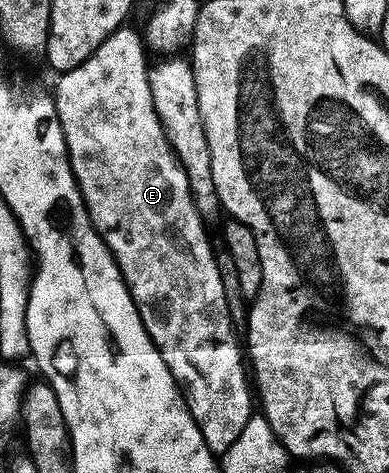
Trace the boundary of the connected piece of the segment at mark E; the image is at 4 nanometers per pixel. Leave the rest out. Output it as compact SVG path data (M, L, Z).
M127 28L114 29L101 43L101 47L97 47L97 51L93 51L93 55L89 55L89 59L85 59L85 63L73 67L67 73L58 74L57 80L59 82L56 83L55 89L53 88L55 110L59 116L61 131L65 135L67 154L71 160L73 175L77 179L83 202L89 211L91 225L109 247L109 251L121 271L123 281L129 287L129 295L133 295L133 303L141 315L141 323L145 323L145 331L149 331L149 339L153 339L153 343L161 351L161 359L165 359L165 363L171 374L175 376L176 381L179 382L180 386L185 387L187 406L201 431L201 435L205 435L205 443L209 447L209 451L221 455L229 447L233 447L237 435L241 435L241 431L245 431L245 423L249 423L249 419L253 416L253 389L249 384L249 373L245 368L245 353L241 348L240 338L239 341L235 338L237 326L233 324L229 315L225 287L221 287L221 274L217 271L213 241L207 238L207 229L203 226L206 224L204 218L199 216L195 206L195 200L189 187L189 179L185 179L185 171L176 159L175 152L169 147L169 139L165 135L165 131L161 127L161 119L157 119L157 111L153 107L153 95L149 91L149 79L147 78L149 53L145 48L144 38L138 28L137 30Z

